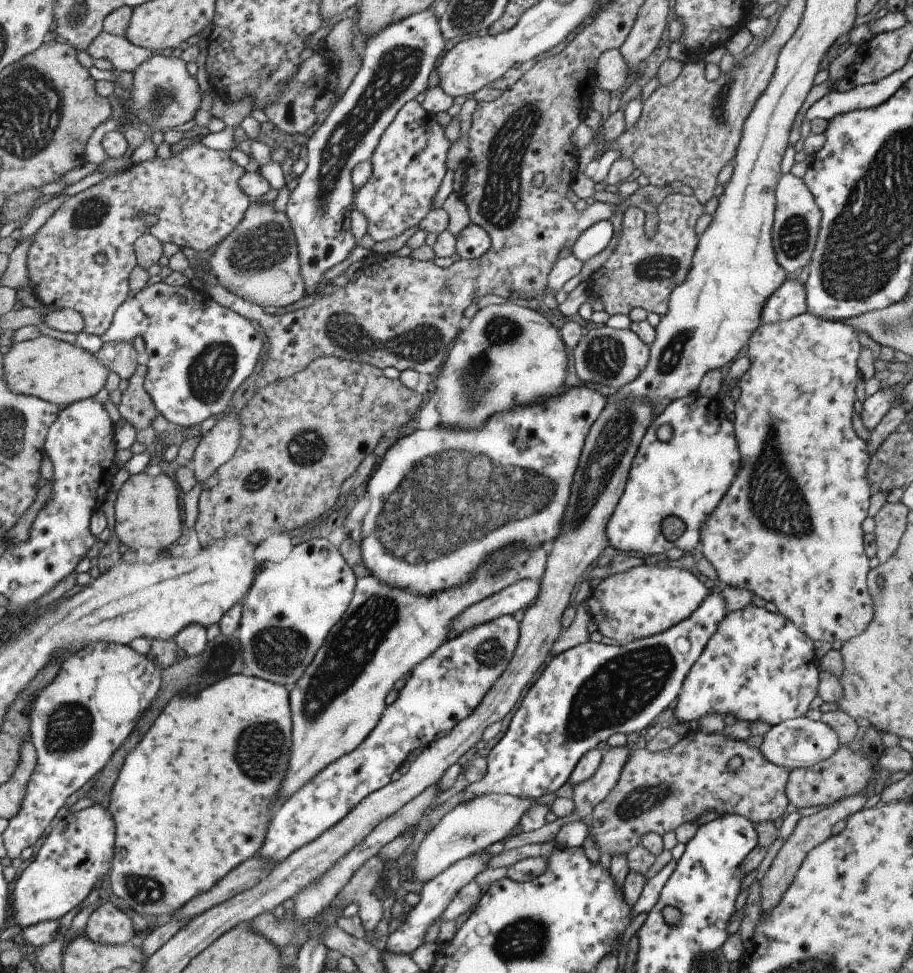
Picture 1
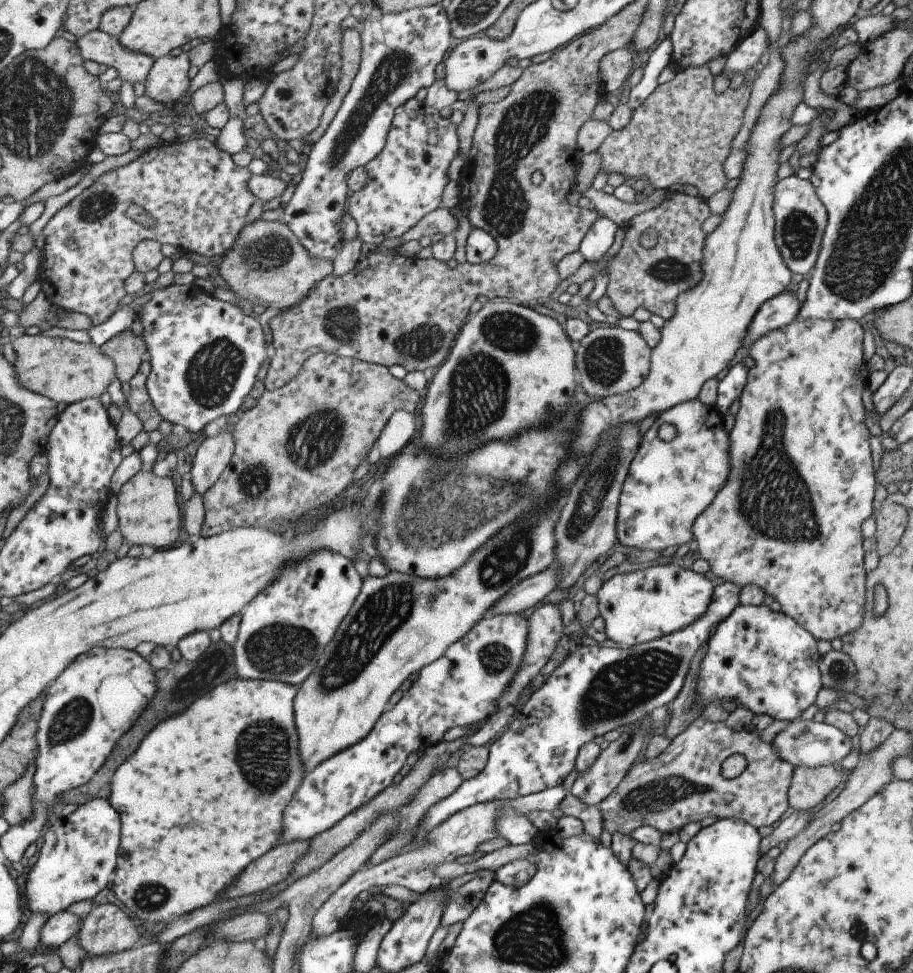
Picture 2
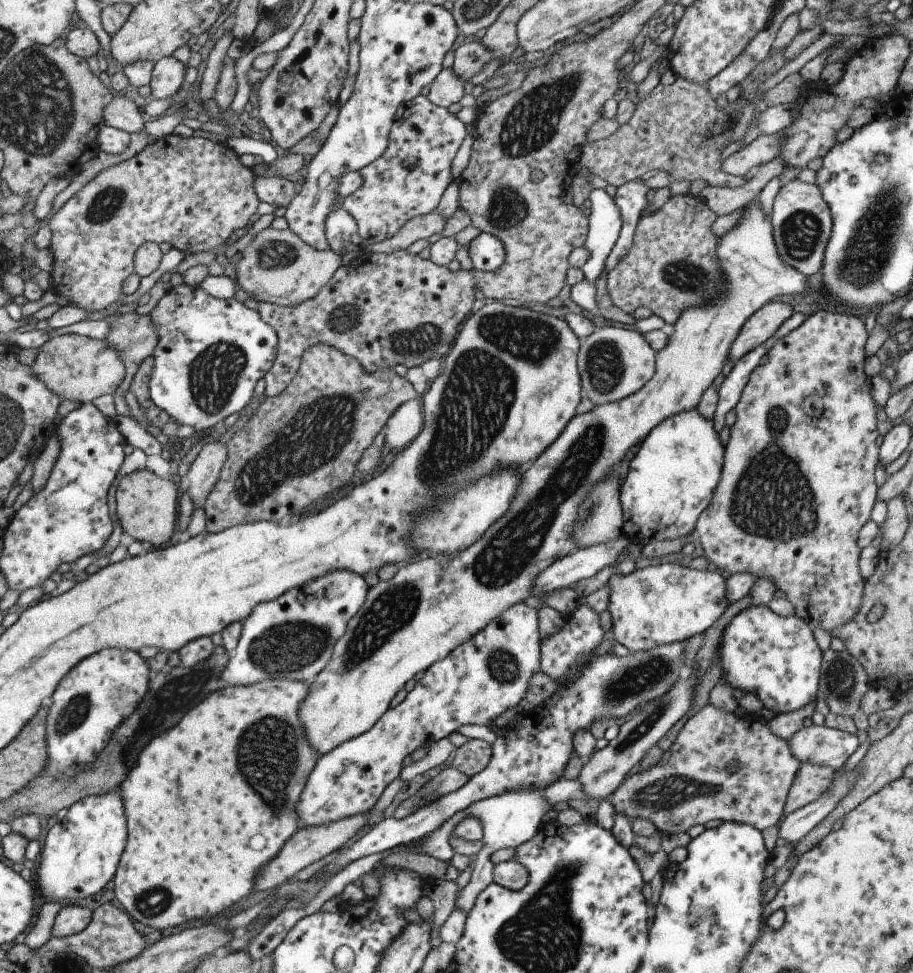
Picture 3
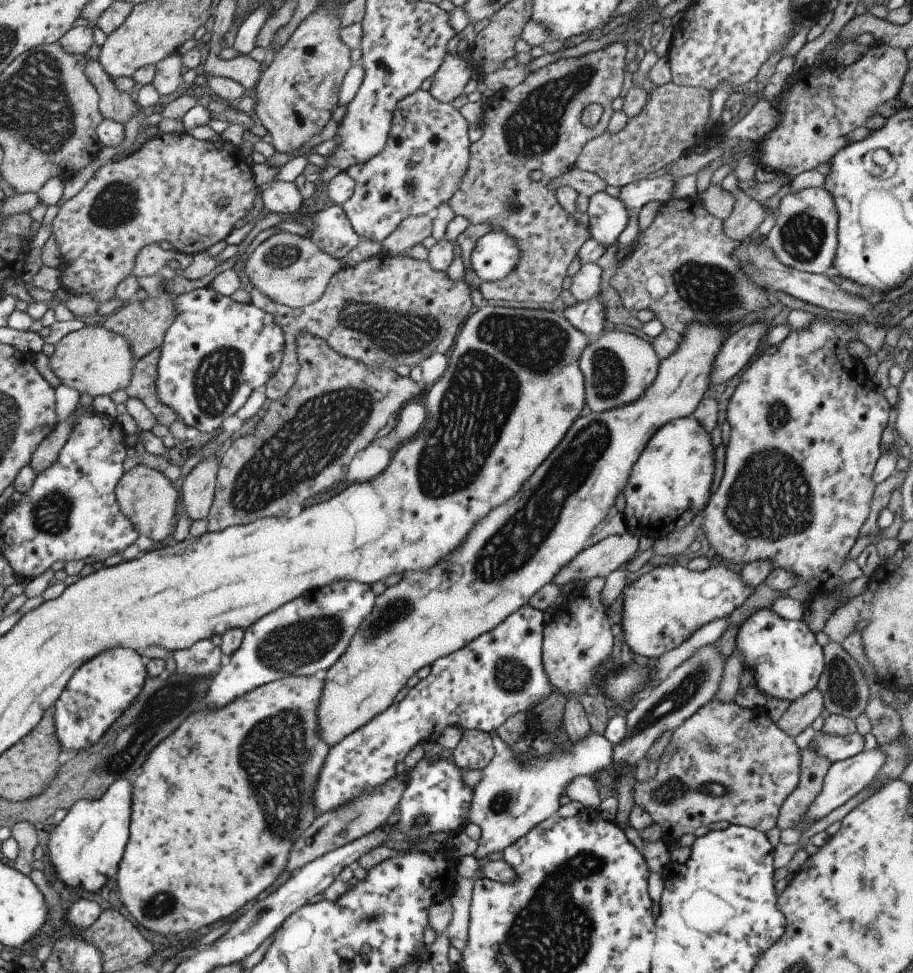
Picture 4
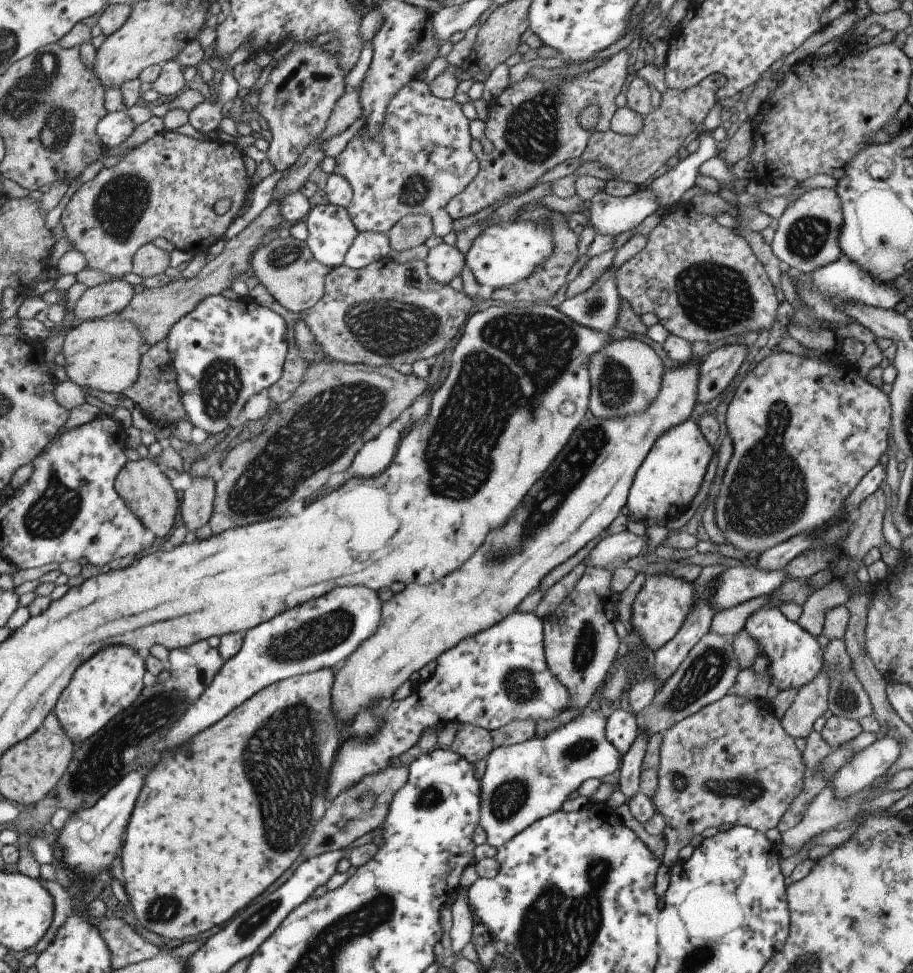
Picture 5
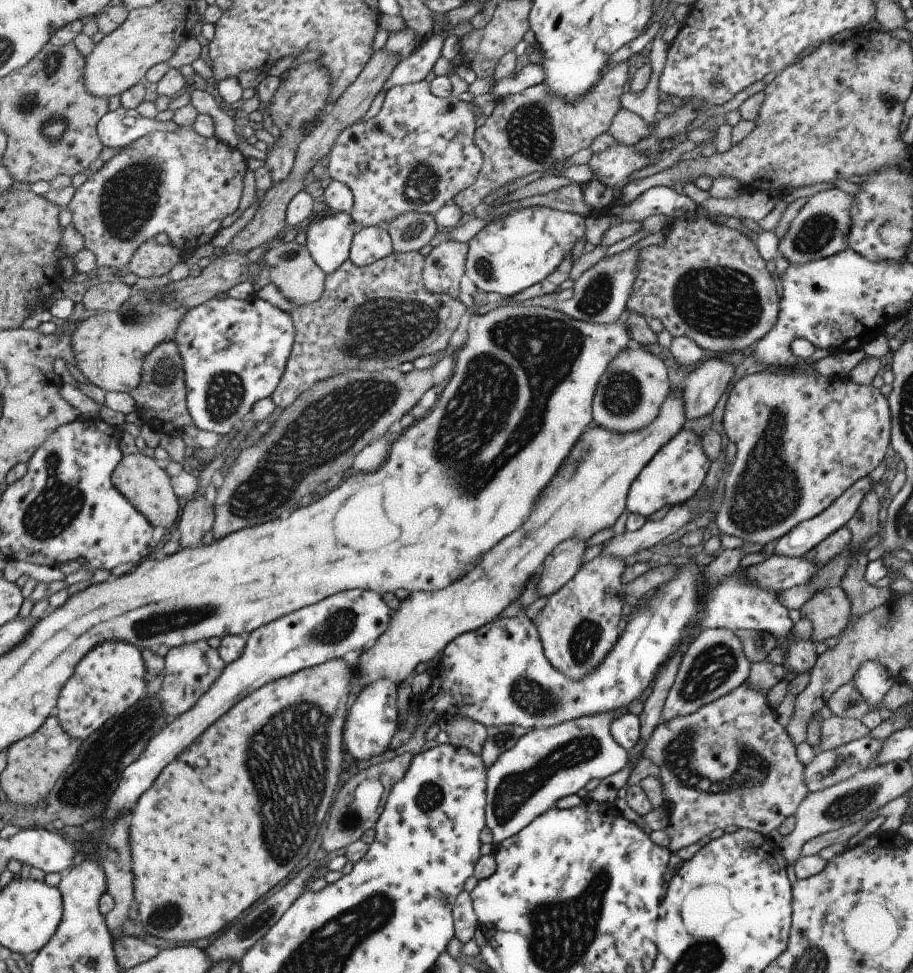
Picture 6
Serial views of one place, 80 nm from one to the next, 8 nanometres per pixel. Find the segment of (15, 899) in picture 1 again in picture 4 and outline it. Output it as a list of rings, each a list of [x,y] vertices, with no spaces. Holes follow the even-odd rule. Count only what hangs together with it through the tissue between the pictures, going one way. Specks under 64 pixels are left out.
[[[121,779],[112,782],[98,799],[79,799],[68,809],[64,818],[59,821],[48,835],[47,856],[55,876],[62,883],[60,888],[67,886],[81,892],[93,892],[107,884],[113,878],[128,839],[128,824],[130,821],[131,780]]]

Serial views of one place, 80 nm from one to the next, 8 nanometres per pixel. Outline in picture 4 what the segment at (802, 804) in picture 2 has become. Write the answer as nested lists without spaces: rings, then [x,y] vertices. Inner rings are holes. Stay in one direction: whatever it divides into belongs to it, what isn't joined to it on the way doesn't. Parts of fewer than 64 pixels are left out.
[[[812,743],[800,751],[800,773],[797,786],[783,801],[776,827],[780,830],[793,828],[794,824],[807,810],[810,802],[819,794],[825,773],[831,763],[816,753]]]

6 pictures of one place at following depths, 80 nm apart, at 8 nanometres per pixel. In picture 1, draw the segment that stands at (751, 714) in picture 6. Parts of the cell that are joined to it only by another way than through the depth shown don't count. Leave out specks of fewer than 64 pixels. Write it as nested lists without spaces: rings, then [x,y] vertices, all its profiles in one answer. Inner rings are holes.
[[[696,730],[688,733],[686,736],[683,736],[683,738],[680,738],[674,745],[671,745],[669,748],[666,748],[662,751],[652,751],[647,747],[631,749],[628,752],[627,760],[625,761],[625,764],[619,773],[618,781],[615,782],[614,787],[611,788],[609,792],[607,792],[605,798],[600,800],[594,806],[591,814],[591,822],[589,822],[589,826],[586,831],[588,832],[589,838],[594,840],[594,844],[598,848],[599,855],[602,852],[607,852],[607,854],[612,857],[617,856],[617,854],[626,855],[633,847],[636,847],[640,844],[640,840],[643,835],[646,835],[647,833],[653,833],[661,837],[661,835],[665,834],[665,832],[671,832],[671,830],[675,830],[675,828],[677,828],[679,824],[683,824],[683,822],[695,821],[702,812],[705,812],[705,810],[713,810],[713,812],[716,812],[718,815],[724,815],[725,813],[738,814],[748,818],[752,823],[764,820],[775,822],[778,820],[778,817],[783,814],[785,806],[787,806],[788,803],[785,790],[787,777],[787,770],[767,762],[767,760],[763,758],[763,755],[758,751],[758,748],[755,749],[753,747],[749,747],[748,744],[746,745],[744,743],[744,740],[729,740],[729,738],[726,738],[726,736],[723,735],[723,732],[704,733]],[[732,756],[739,756],[742,760],[741,765],[735,771],[727,769],[727,762],[729,762],[729,759]]]

